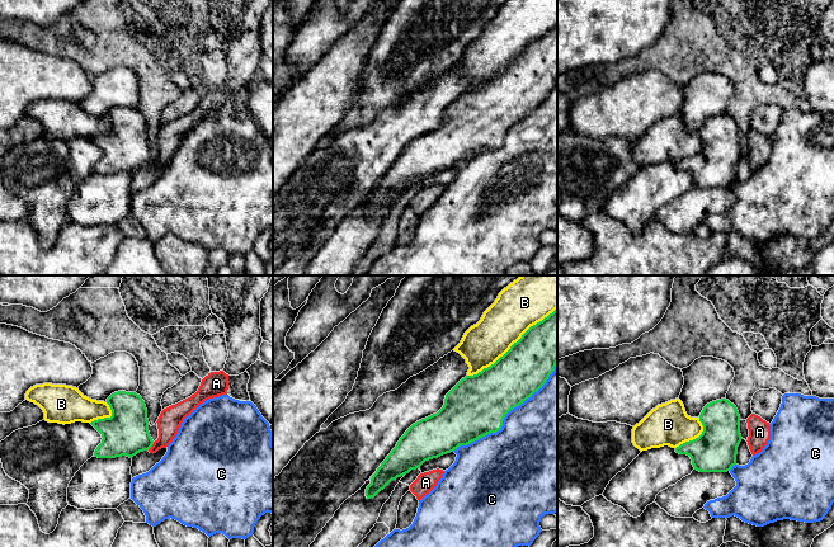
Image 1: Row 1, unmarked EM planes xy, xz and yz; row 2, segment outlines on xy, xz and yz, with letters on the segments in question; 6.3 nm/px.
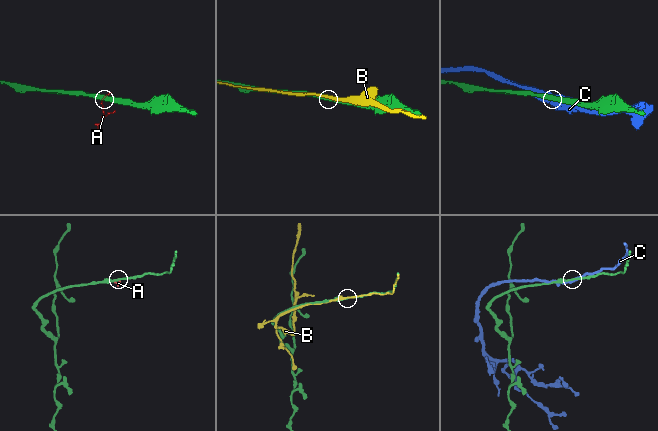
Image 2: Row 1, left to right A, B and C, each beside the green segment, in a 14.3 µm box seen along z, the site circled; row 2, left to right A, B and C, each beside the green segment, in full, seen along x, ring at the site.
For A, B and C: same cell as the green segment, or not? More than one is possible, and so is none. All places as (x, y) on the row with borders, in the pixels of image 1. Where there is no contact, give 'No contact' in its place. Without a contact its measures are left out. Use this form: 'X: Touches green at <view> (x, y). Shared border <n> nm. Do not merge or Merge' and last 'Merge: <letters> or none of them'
A: Touches green at xy (151, 446). Shared border 70 nm. Do not merge
B: Touches green at xz (512, 345). Shared border 700 nm. Do not merge
C: Touches green at xz (504, 416). Shared border 850 nm. Do not merge
Merge: none of them

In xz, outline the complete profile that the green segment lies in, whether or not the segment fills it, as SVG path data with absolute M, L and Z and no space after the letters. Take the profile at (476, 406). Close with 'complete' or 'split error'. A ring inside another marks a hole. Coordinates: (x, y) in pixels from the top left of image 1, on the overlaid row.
M557 308L531 326L494 364L473 376L462 378L444 399L443 407L413 424L386 457L366 489L367 499L374 498L392 480L409 473L429 459L451 453L503 426L505 415L532 397L548 379L557 364Z | complete

